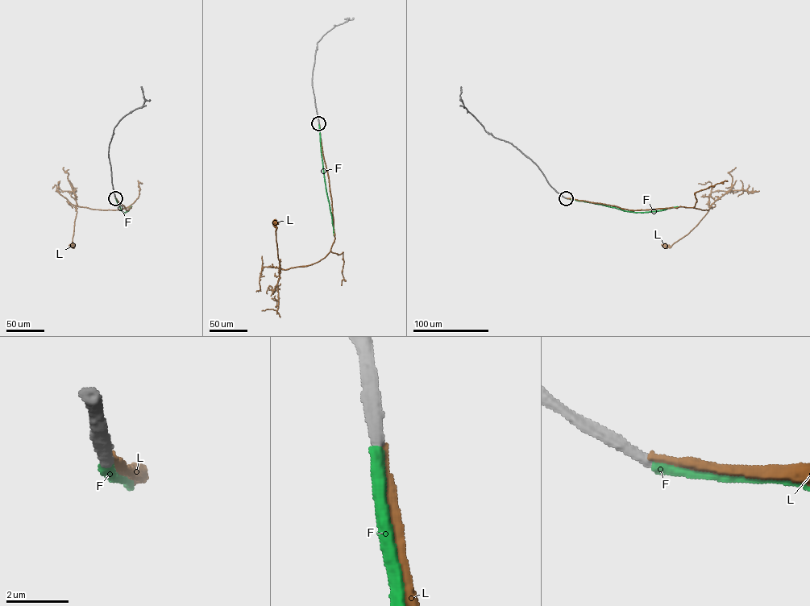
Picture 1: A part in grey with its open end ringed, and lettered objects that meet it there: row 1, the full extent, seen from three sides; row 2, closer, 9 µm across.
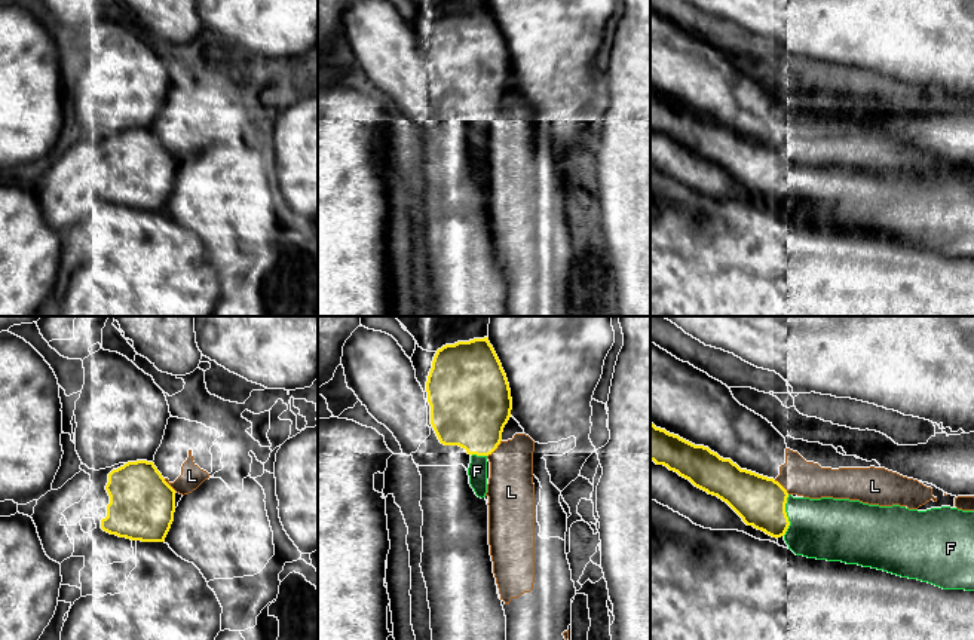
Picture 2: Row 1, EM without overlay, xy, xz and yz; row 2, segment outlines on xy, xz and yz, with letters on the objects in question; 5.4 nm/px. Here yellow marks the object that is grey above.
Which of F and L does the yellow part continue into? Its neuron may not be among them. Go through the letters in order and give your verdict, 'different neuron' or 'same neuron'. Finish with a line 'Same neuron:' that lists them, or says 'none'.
F: same neuron
L: different neuron
Same neuron: F

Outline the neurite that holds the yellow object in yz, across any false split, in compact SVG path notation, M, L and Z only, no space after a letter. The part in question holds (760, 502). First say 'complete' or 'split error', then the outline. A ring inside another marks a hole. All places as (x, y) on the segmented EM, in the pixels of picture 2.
split error; M650 423L650 460L726 502L747 526L777 539L782 536L796 555L872 567L943 590L974 591L974 511L950 506L918 511L849 499L793 497L774 478L741 469L708 447L695 445L653 423Z

